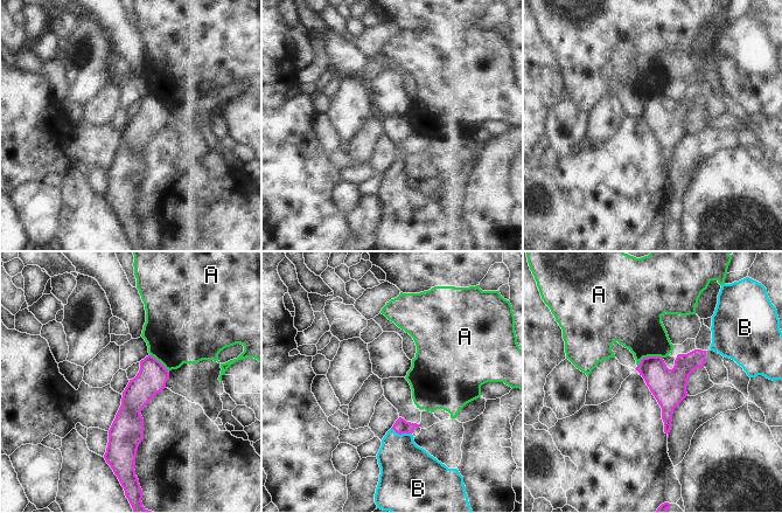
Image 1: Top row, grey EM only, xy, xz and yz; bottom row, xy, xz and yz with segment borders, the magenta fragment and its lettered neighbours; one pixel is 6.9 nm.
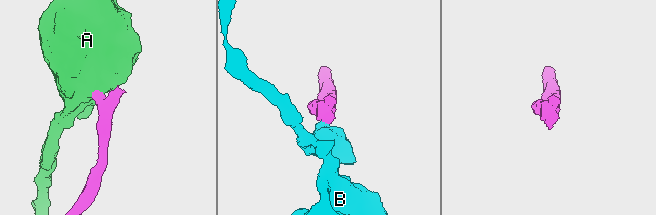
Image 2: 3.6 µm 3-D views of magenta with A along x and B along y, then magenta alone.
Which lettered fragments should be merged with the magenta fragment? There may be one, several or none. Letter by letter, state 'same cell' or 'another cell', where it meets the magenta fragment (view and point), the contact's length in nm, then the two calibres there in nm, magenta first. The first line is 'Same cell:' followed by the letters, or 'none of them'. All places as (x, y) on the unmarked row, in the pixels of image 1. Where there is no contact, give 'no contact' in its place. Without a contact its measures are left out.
Same cell: B
A: another cell; contact yz (648, 95); length 190 nm; calibres 240 and 360 nm
B: same cell; contact xz (402, 171); length 150 nm; calibres 100 and 360 nm

